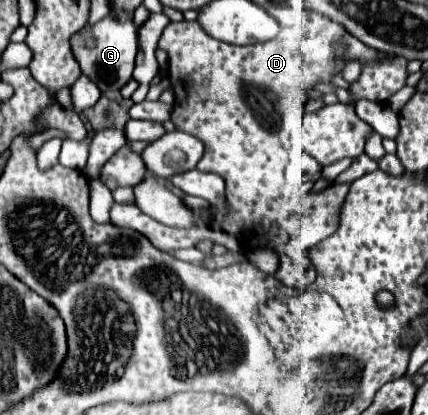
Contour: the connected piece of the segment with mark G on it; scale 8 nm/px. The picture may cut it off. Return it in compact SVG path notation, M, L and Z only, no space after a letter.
M105 16L95 26L85 26L71 36L71 50L81 66L81 72L89 76L101 92L121 90L133 74L137 54L137 26L133 22L121 22L115 16Z

